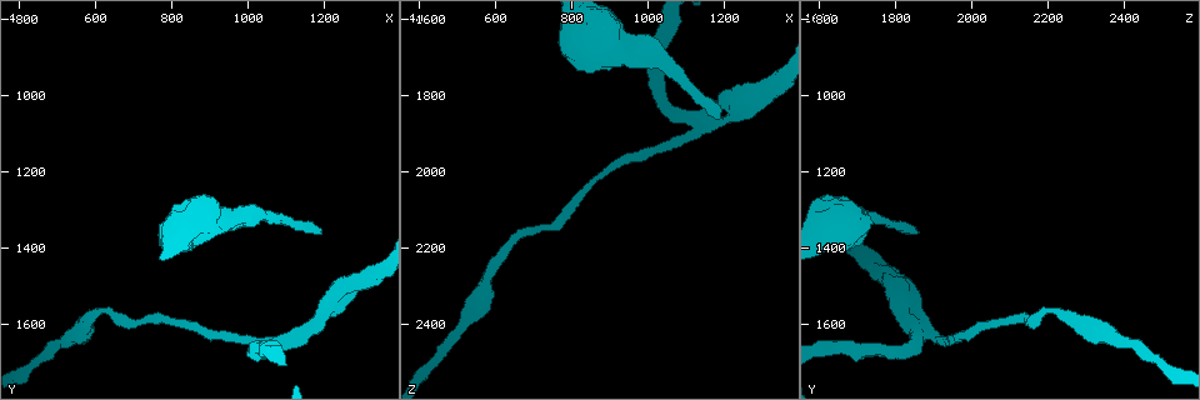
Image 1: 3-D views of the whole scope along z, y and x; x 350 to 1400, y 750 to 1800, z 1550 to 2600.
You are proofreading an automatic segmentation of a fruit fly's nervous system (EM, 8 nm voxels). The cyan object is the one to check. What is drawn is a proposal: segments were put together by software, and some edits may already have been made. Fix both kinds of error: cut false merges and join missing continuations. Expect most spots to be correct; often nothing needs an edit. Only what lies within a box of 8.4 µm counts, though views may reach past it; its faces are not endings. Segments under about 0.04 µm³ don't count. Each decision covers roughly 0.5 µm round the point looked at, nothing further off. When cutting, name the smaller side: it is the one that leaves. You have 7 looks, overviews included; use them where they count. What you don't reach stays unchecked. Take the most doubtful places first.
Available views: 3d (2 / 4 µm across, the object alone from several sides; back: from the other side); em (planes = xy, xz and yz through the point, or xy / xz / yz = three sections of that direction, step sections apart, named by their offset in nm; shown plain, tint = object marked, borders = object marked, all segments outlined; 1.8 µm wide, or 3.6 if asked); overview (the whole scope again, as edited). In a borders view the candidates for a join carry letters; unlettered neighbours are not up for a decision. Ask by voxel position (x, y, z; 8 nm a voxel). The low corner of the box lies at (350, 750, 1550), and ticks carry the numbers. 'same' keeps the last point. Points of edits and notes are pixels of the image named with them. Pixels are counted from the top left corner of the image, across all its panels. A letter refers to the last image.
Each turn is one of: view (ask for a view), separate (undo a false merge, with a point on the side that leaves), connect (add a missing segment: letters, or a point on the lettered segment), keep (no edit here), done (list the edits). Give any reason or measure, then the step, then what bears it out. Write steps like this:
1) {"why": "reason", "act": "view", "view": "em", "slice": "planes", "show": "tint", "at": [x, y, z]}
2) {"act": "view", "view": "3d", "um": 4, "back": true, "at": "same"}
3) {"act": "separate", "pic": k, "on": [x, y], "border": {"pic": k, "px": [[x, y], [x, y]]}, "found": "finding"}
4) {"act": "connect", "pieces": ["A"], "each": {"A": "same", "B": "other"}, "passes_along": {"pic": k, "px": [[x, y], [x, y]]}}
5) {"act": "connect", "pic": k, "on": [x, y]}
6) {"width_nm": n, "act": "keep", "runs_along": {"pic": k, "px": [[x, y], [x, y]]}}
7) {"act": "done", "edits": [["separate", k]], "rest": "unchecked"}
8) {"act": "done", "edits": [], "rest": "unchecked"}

{"why": "long arm stops here", "act": "view", "view": "3d", "um": 2, "back": true, "at": [1190, 1360, 1855]}

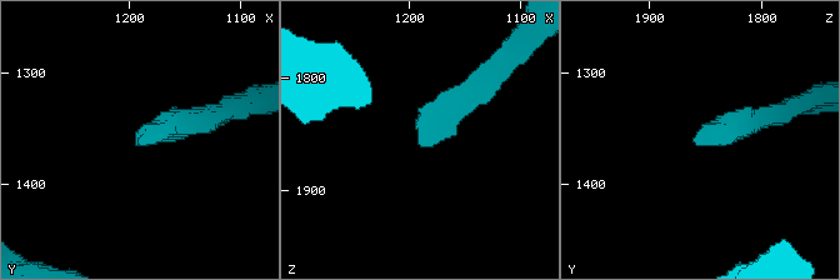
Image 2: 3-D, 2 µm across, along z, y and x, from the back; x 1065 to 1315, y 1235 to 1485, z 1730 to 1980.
{"act": "view", "view": "em", "um": 3.6, "slice": "xz", "step": 16, "show": "tint", "at": [1186, 1366, 1858]}

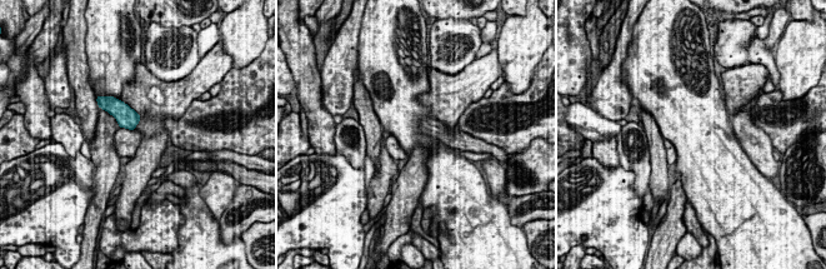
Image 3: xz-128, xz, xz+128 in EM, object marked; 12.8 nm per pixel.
{"why": "another direction", "act": "view", "view": "em", "um": 3.6, "slice": "planes", "show": "borders", "at": "same"}

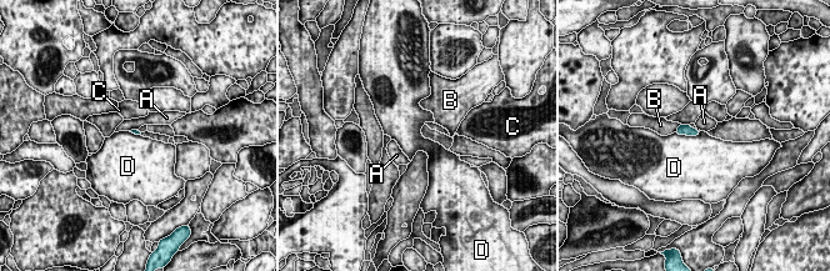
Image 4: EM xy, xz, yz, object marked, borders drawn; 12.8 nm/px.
{"longest_contact_nm": ["D", 340], "act": "keep", "each": {"A": "other", "B": "other", "C": "other", "D": "other"}, "found": "no lettered segment goes on from it"}

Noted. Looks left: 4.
{"why": "a fork", "act": "view", "view": "3d", "um": 2, "at": [1125, 1635, 1875]}

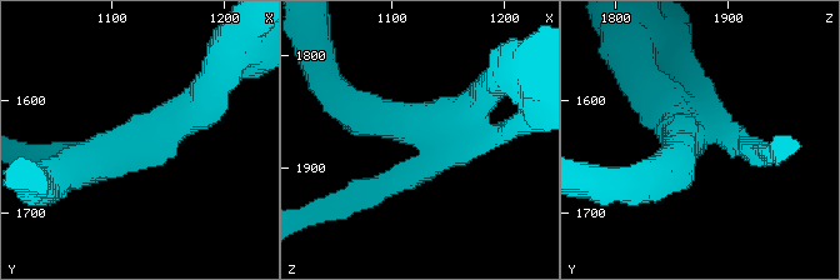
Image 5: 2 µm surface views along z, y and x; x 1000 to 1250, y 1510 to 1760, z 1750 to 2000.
{"arms": 3, "arm_widths_nm": [170, 260, 260], "why": "now the EM", "act": "view", "view": "em", "slice": "yz", "step": 16, "show": "tint", "at": [1120, 1634, 1878]}

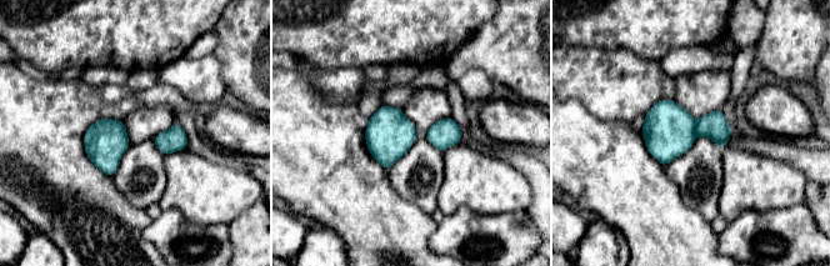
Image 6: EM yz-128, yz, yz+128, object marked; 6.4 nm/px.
{"why": "cut it another way", "act": "view", "view": "em", "slice": "planes", "show": "borders", "at": "same"}

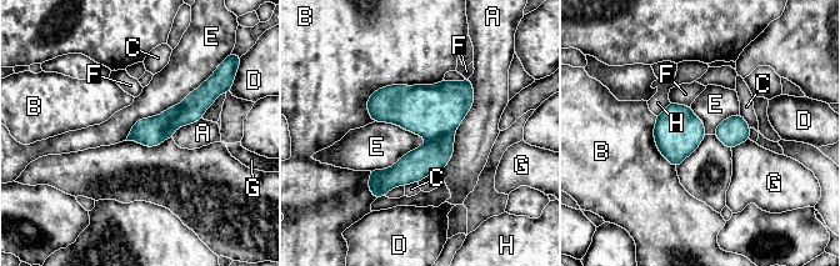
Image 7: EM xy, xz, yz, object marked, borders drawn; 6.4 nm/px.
{"width_nm": 190, "act": "keep", "each": {"A": "other", "B": "other", "C": "other", "D": "other", "E": "other", "F": "other", "G": "other", "H": "other"}, "border": {"pic": 7, "px": [[428, 140], [389, 167], [370, 171]]}, "found": "continuous, no second cell"}

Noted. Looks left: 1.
{"act": "done", "edits": [], "rest": "unchecked"}

